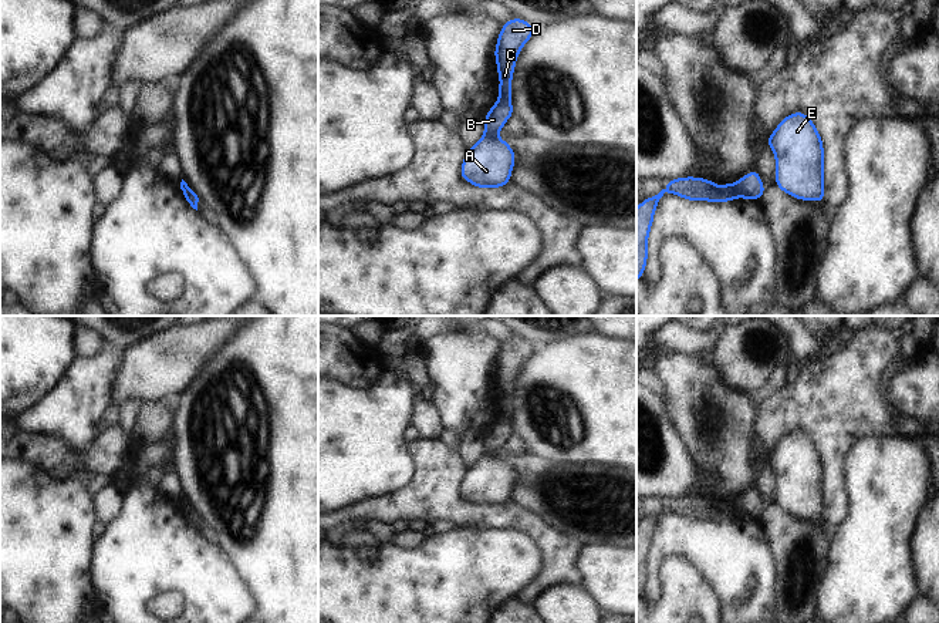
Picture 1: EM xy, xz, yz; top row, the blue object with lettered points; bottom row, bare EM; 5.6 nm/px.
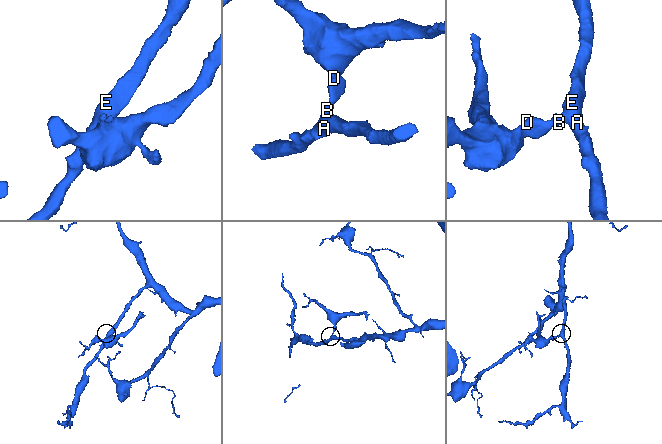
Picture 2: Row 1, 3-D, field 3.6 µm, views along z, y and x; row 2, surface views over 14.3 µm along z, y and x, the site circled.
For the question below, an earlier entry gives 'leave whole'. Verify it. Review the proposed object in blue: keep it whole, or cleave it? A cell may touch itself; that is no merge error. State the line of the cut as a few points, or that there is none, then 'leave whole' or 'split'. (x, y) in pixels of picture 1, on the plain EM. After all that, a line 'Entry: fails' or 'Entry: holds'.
cut yz (735, 504), (737, 515); split
Entry: fails

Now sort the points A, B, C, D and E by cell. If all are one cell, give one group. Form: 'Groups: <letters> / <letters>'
Groups: A B E / C D.

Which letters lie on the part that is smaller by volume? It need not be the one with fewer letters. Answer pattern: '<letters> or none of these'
C, D

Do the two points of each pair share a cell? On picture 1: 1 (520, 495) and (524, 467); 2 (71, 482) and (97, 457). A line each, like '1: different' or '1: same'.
1: same
2: different

